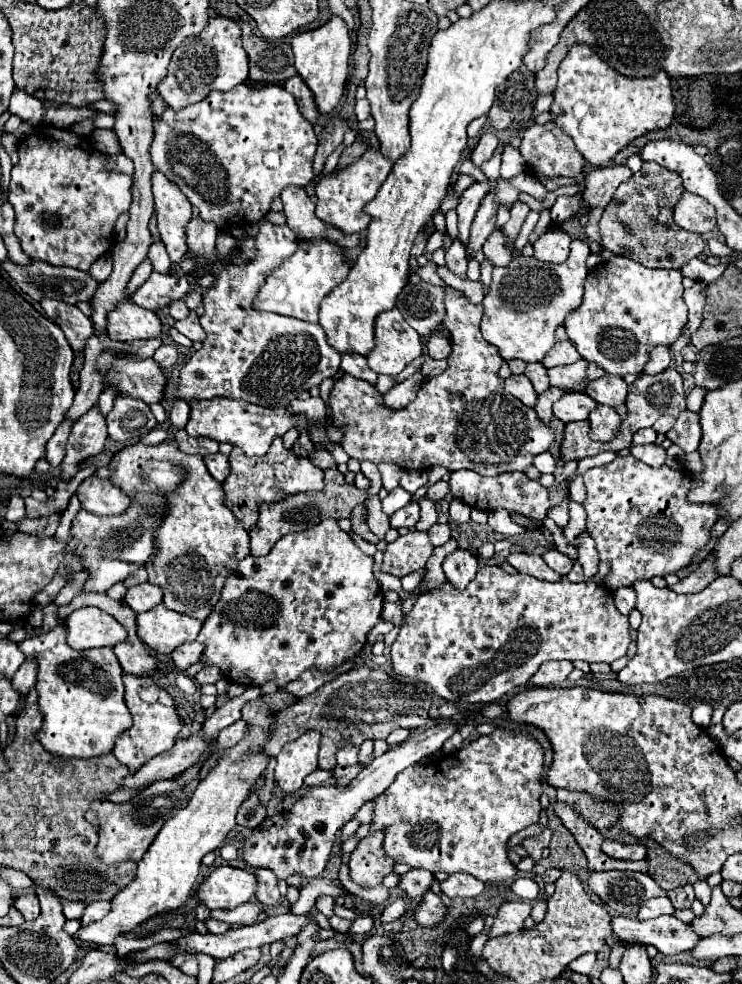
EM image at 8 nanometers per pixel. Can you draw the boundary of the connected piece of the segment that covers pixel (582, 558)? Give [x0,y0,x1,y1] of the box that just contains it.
[577,531,597,579]

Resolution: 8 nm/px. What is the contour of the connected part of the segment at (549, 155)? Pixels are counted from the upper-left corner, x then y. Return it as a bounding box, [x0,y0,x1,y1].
[519,123,585,177]

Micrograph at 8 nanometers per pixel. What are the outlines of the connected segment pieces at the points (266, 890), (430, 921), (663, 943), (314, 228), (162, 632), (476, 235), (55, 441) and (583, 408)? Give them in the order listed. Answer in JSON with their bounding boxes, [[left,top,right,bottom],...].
[[255,869,279,905],[415,891,447,927],[611,915,701,955],[281,187,359,247],[137,603,201,655],[465,193,495,257],[45,421,71,467],[553,393,597,423]]

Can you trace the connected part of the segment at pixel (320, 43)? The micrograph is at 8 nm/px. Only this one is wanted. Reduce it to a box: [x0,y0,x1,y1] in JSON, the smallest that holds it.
[291,15,351,115]

